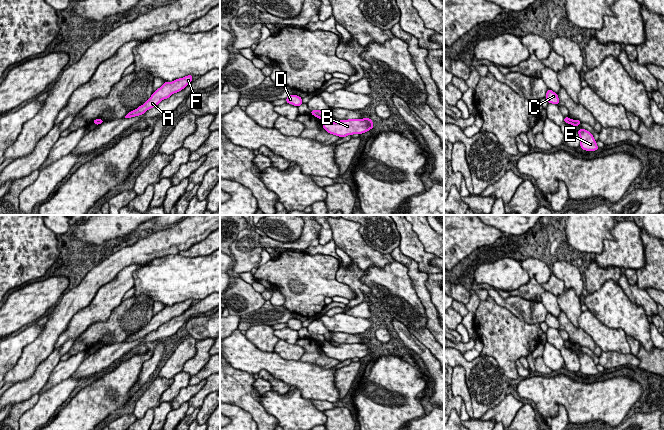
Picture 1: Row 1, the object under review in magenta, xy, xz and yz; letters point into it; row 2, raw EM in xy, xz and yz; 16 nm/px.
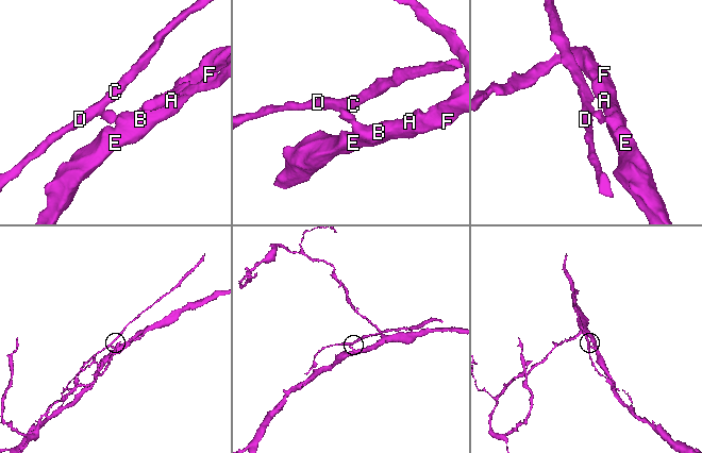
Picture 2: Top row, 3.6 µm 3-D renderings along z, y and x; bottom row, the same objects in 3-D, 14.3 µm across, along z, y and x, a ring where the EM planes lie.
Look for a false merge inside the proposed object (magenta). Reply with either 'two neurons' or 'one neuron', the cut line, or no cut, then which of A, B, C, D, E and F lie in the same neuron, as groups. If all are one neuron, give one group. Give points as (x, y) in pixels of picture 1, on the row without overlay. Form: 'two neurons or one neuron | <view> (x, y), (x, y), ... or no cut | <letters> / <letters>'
two neurons | xz (324, 340), (322, 343) | A B E F / C D

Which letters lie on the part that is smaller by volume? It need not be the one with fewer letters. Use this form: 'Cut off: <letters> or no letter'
Cut off: C, D

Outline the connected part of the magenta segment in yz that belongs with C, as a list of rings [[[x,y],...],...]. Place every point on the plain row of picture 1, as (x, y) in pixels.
[[[550,313],[547,314],[545,322],[548,325],[548,327],[559,329],[558,318],[553,316],[552,314],[550,314]]]

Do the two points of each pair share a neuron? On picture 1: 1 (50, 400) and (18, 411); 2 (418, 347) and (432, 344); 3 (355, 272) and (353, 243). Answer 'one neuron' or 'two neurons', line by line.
1: two neurons
2: two neurons
3: two neurons

